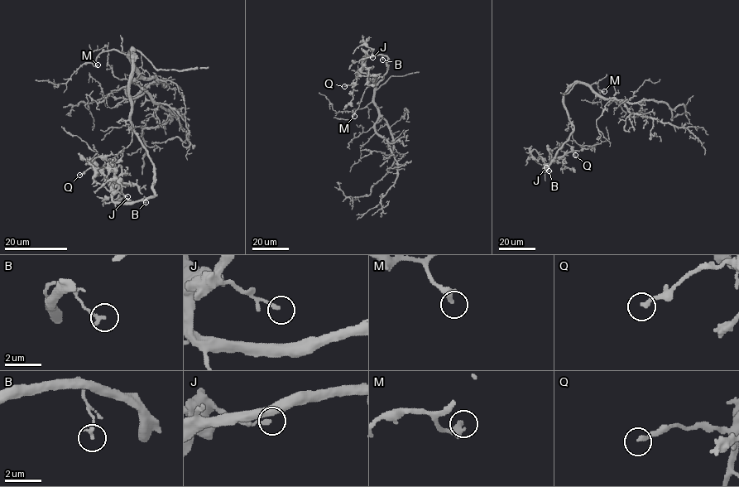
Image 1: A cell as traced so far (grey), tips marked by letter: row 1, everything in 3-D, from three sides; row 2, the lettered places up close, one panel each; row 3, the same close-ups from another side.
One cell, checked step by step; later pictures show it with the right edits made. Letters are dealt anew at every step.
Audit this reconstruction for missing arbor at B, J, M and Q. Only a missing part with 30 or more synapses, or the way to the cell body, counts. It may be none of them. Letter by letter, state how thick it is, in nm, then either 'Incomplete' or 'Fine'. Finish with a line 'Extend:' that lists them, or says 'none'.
B: Thickness 190 nm. Fine
J: Thickness 200 nm. Fine
M: Thickness 360 nm. Fine
Q: Thickness 240 nm. Fine
Extend: none

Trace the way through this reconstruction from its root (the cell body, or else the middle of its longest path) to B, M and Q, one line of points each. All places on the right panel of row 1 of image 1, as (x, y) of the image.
B: (568, 89), (563, 96), (564, 108), (573, 131), (554, 160), (542, 168), (549, 171)
M: (568, 89), (577, 82), (589, 84), (596, 82), (597, 88), (604, 91)
Q: (568, 89), (563, 96), (564, 108), (573, 131), (544, 169), (568, 152), (573, 151), (575, 155)

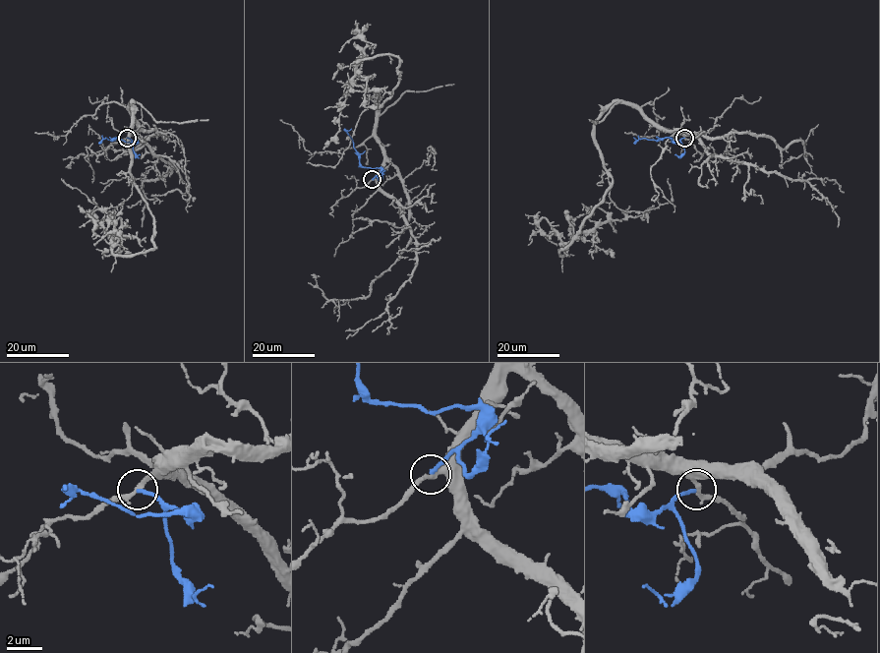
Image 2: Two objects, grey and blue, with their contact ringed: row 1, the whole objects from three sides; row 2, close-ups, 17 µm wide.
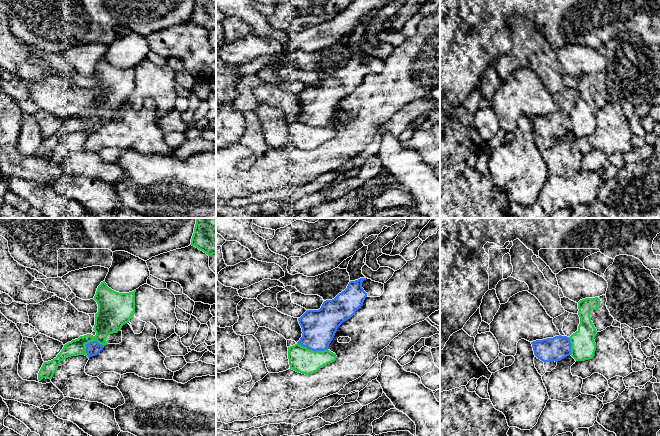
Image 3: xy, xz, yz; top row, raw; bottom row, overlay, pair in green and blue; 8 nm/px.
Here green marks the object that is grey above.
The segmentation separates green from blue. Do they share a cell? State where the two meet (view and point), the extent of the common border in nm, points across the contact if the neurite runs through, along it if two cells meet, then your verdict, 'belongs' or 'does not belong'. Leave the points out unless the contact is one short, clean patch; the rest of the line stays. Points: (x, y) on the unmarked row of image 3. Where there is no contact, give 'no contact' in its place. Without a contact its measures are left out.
meets green in xy at (89, 118); contact 170 nm long; border along xy (103, 121), (96, 117), (88, 118), (85, 121), (86, 131); does not belong

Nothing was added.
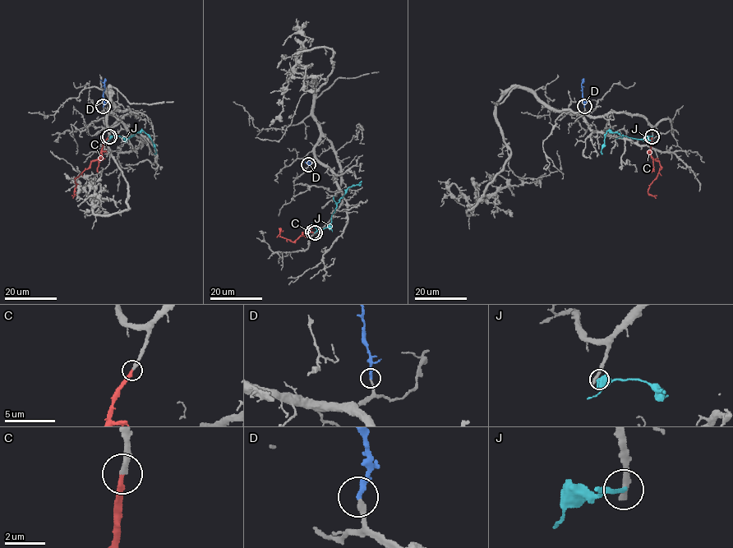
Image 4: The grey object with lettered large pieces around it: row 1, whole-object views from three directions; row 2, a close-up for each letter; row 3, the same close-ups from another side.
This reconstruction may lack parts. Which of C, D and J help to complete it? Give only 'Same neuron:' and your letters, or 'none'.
Same neuron: C, D

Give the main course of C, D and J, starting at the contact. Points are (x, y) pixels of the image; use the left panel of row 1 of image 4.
C: (108, 137), (100, 155), (75, 179), (74, 195), (71, 195)
D: (103, 107), (104, 85), (100, 80)
J: (109, 135), (126, 139), (143, 131), (151, 139), (155, 149), (154, 154)

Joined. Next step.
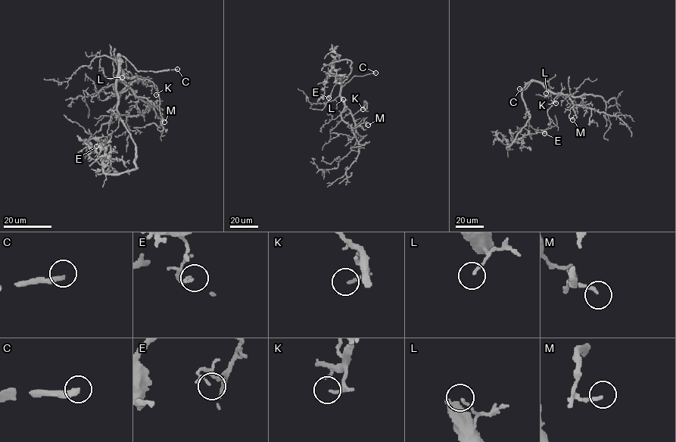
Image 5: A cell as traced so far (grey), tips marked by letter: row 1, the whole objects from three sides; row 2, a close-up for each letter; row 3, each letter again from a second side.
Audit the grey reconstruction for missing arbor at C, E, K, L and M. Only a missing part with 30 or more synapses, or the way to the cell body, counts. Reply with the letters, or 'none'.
none

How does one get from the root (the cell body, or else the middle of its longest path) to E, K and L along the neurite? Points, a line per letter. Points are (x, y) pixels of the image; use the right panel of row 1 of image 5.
E: (528, 83), (522, 90), (522, 97), (529, 124), (534, 129), (543, 129), (544, 133)
K: (528, 83), (532, 81), (540, 82), (553, 92), (562, 93), (554, 98), (556, 103)
L: (528, 83), (539, 82), (548, 91), (546, 93)

